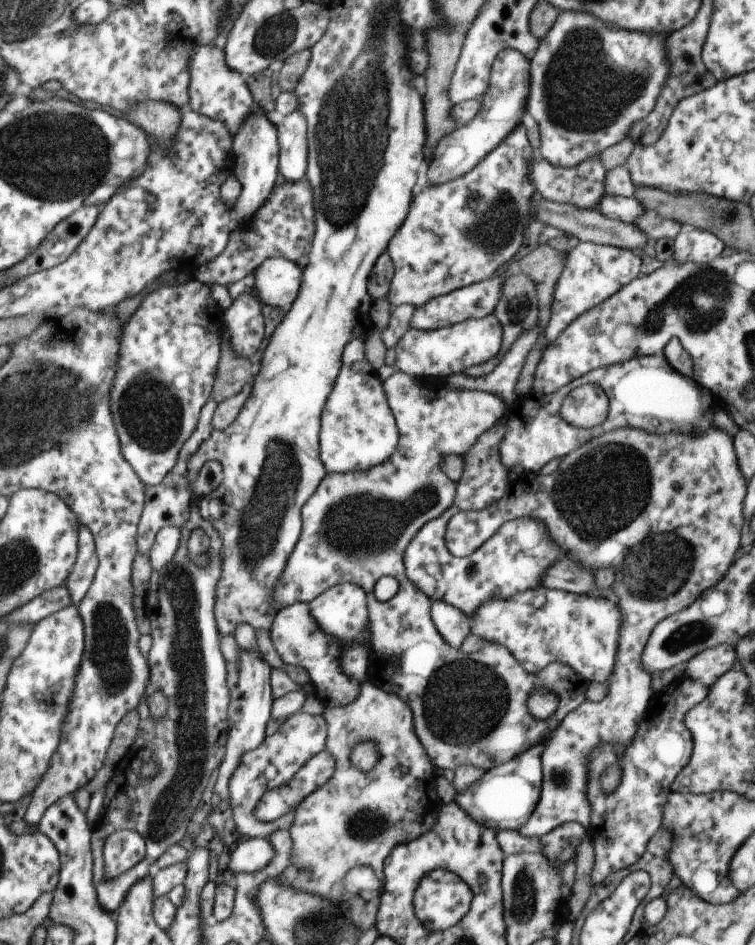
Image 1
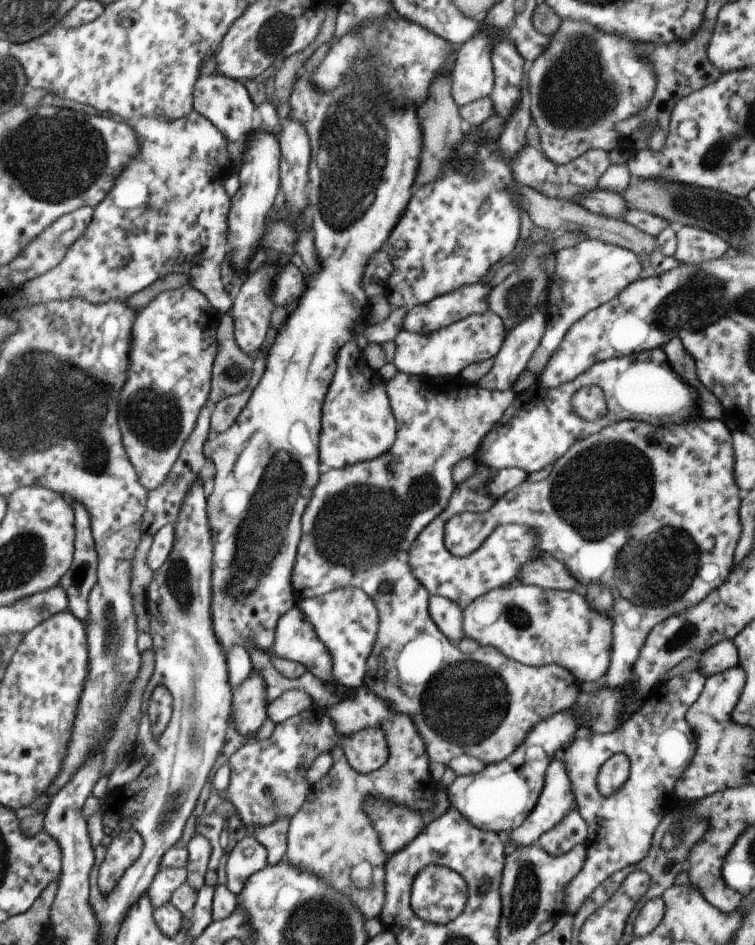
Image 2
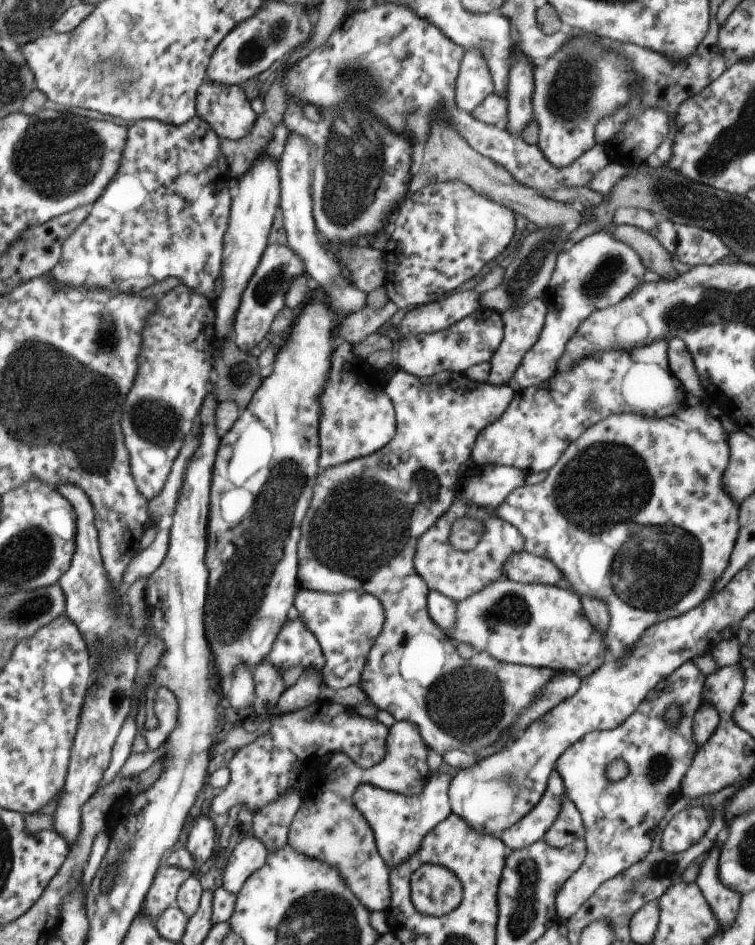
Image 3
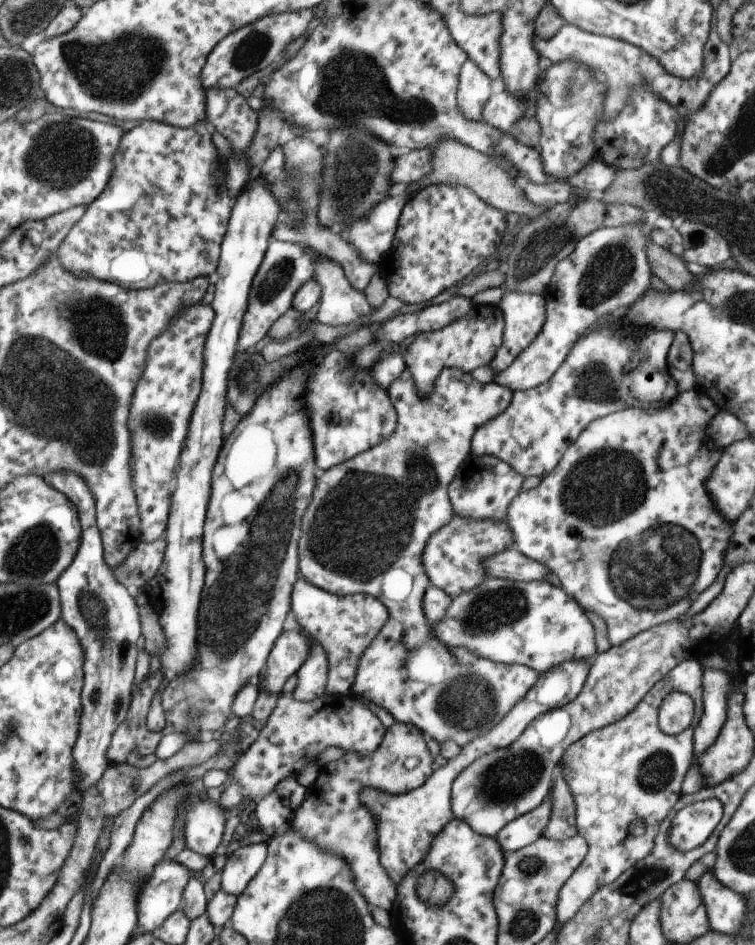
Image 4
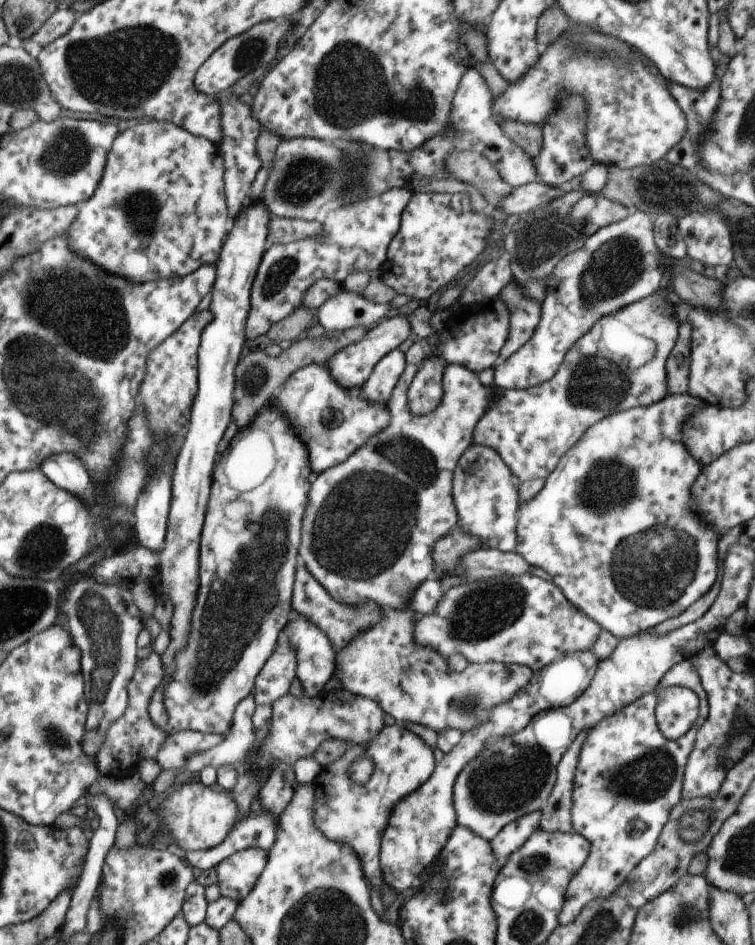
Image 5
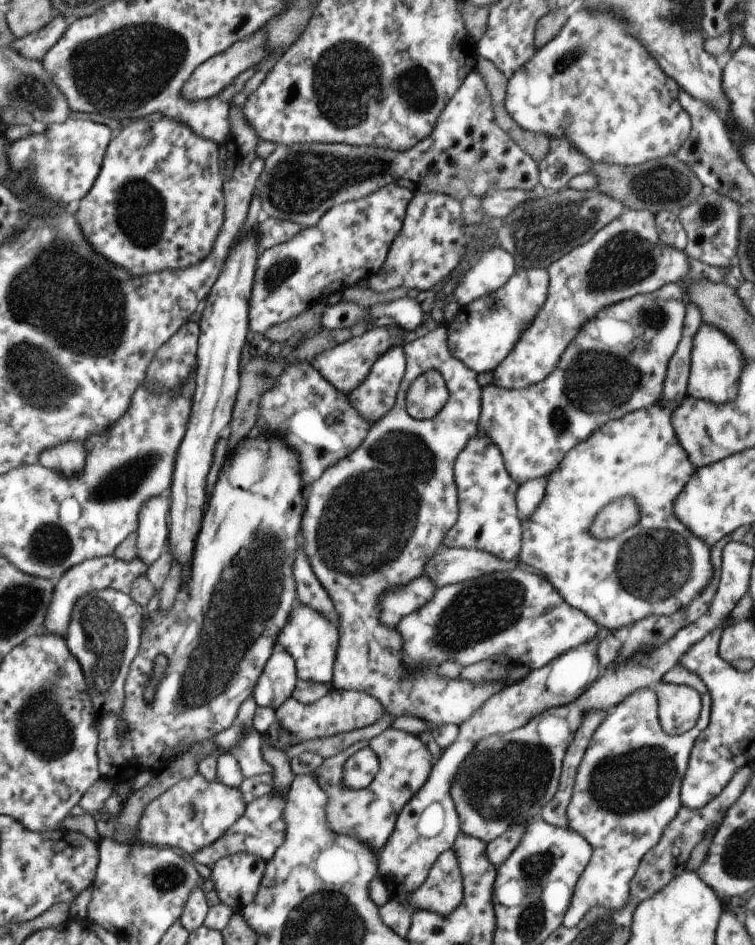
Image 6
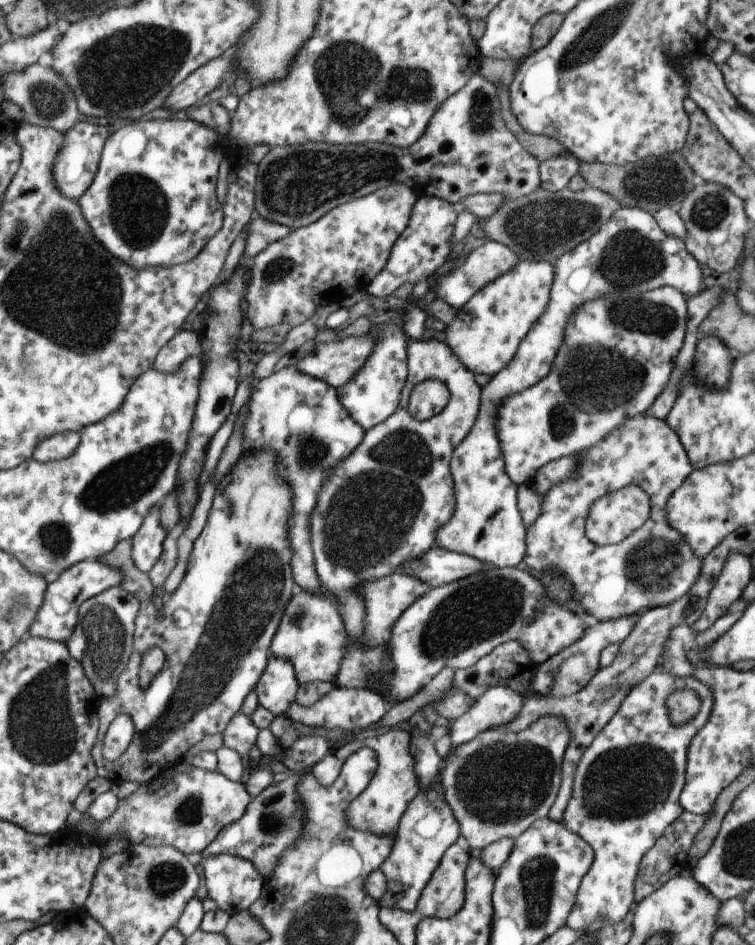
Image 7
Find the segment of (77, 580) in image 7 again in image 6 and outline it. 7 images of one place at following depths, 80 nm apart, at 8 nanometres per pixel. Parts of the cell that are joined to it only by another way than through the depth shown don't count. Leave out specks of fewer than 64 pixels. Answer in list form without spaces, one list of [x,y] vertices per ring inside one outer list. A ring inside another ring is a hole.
[[[112,554],[84,560],[82,563],[73,565],[54,583],[51,602],[42,624],[42,631],[64,636],[69,624],[71,607],[80,596],[89,591],[101,589],[115,589],[128,594],[131,583],[138,576],[145,576],[147,569],[148,564],[145,564],[139,557],[133,557],[130,561],[124,561],[114,557]]]

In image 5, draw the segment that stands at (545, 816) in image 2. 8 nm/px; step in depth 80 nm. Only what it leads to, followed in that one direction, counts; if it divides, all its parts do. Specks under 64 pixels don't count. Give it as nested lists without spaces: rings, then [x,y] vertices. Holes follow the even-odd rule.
[[[533,811],[507,823],[488,841],[493,856],[500,866],[505,864],[510,853],[517,850],[529,838],[529,835],[533,834],[533,831],[540,828],[541,813],[541,811]]]

